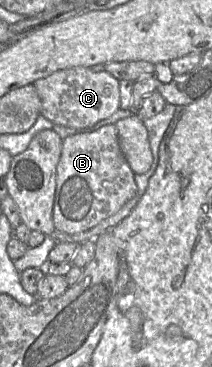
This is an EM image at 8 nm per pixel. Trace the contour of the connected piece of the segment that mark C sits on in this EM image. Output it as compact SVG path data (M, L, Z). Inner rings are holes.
M86 67L59 70L35 81L34 86L41 100L41 114L53 124L78 129L90 127L110 117L120 108L119 80L105 70L94 72Z

